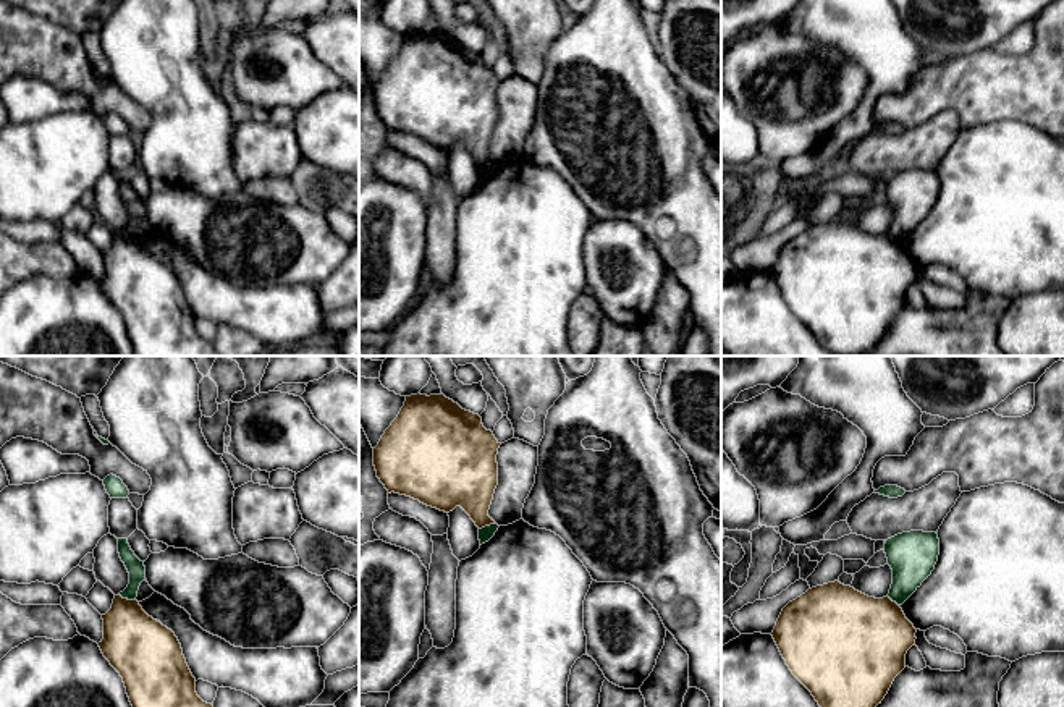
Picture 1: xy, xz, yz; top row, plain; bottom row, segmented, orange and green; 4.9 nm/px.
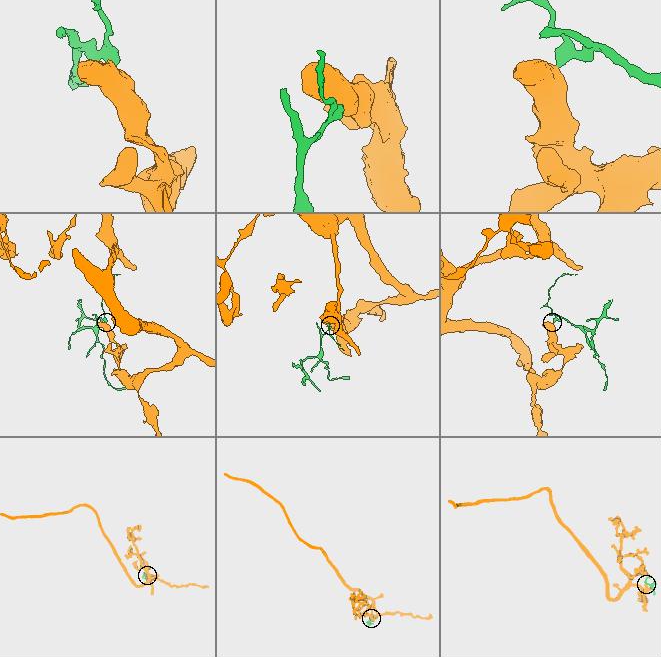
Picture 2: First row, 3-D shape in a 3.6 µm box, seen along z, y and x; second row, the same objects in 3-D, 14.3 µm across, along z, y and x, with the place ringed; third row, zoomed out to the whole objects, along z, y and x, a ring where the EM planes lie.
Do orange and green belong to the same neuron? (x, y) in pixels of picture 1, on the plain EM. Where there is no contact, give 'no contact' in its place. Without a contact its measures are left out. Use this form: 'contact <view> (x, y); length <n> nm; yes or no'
contact xy (126, 237); length 90 nm; no

